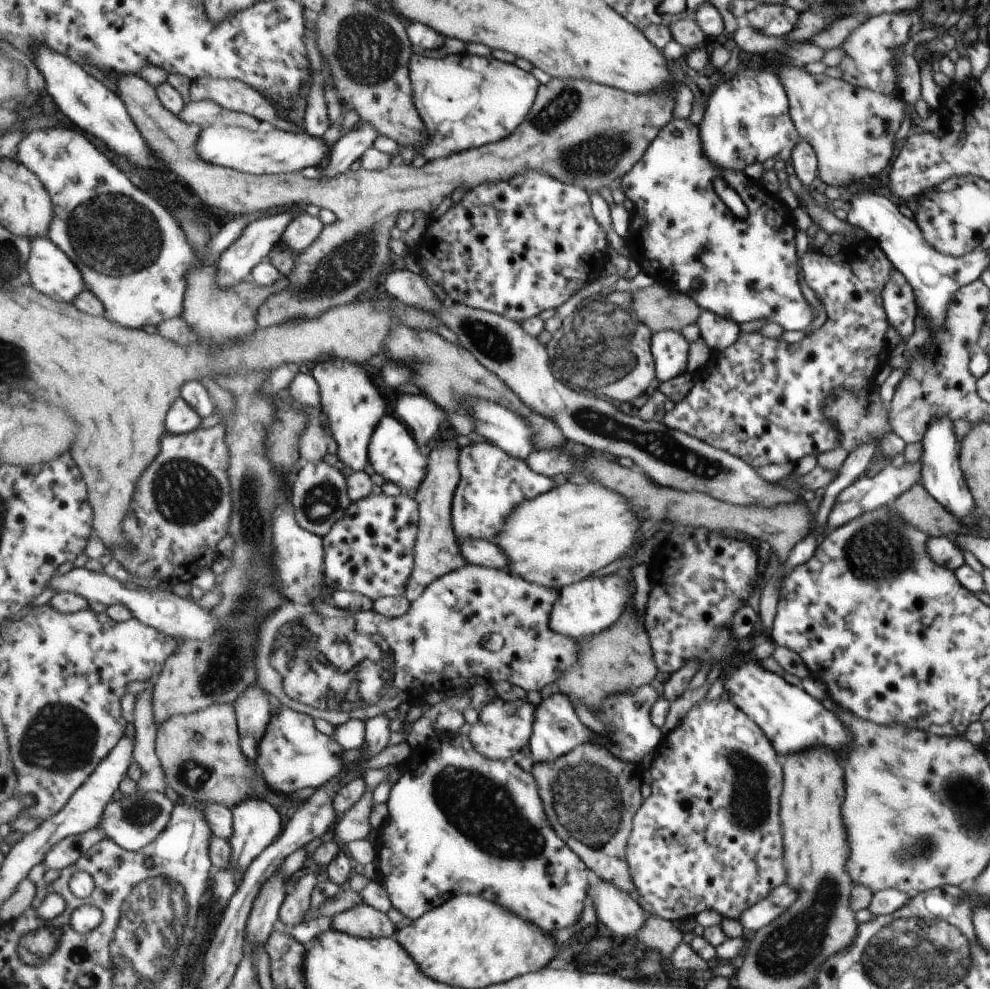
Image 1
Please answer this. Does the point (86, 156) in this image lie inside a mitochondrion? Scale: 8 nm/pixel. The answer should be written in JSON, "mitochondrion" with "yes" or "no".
{"mitochondrion":"no"}

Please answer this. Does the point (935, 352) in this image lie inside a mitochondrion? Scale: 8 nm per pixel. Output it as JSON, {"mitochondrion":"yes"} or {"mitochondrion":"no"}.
{"mitochondrion":"no"}

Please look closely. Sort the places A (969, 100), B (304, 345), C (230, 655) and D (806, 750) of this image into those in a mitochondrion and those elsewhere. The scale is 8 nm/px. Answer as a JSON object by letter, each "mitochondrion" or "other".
{"A":"other","B":"other","C":"mitochondrion","D":"other"}

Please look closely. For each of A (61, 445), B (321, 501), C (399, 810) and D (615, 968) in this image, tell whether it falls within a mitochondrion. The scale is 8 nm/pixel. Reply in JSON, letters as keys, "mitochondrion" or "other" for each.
{"A":"other","B":"mitochondrion","C":"other","D":"other"}

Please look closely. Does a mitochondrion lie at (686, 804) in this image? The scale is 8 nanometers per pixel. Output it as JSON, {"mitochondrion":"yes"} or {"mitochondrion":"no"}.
{"mitochondrion":"no"}

